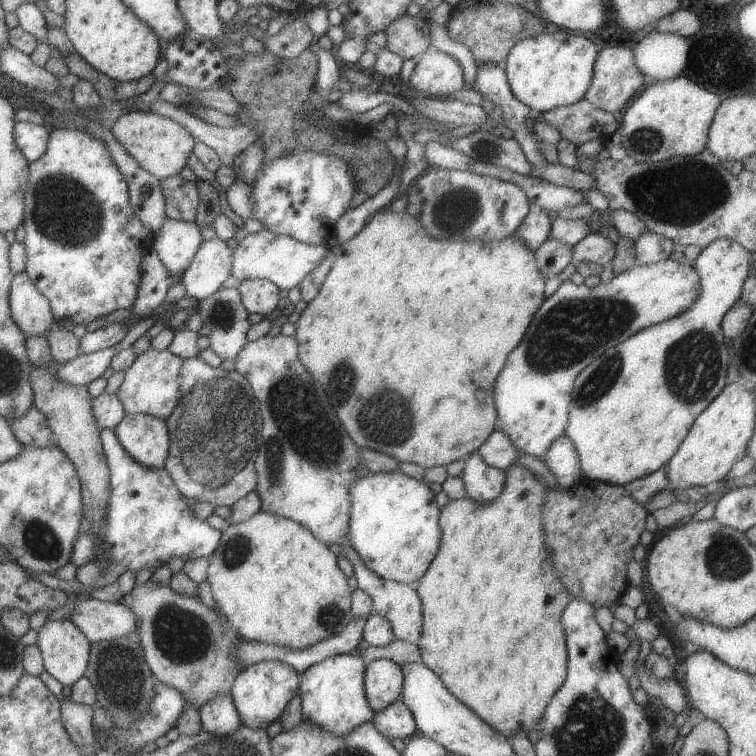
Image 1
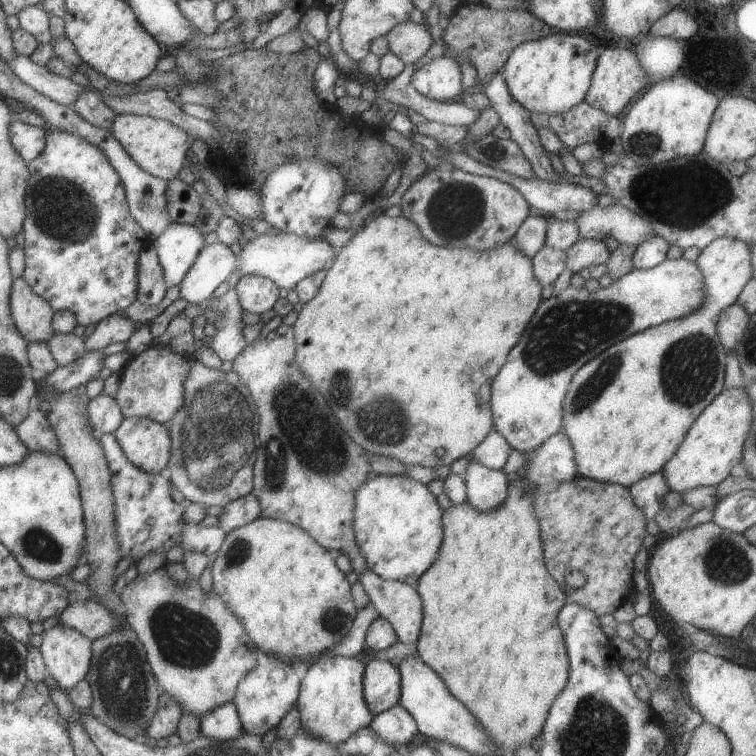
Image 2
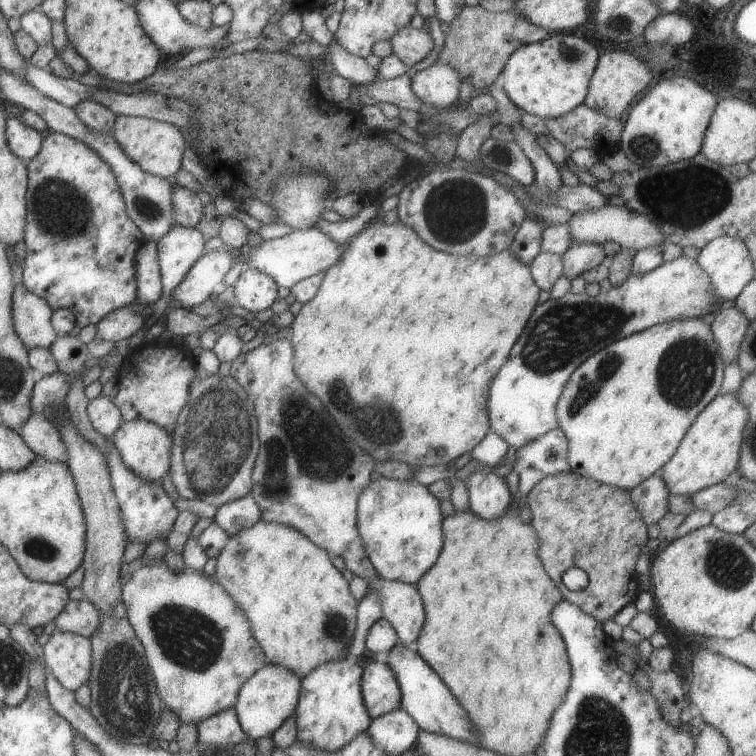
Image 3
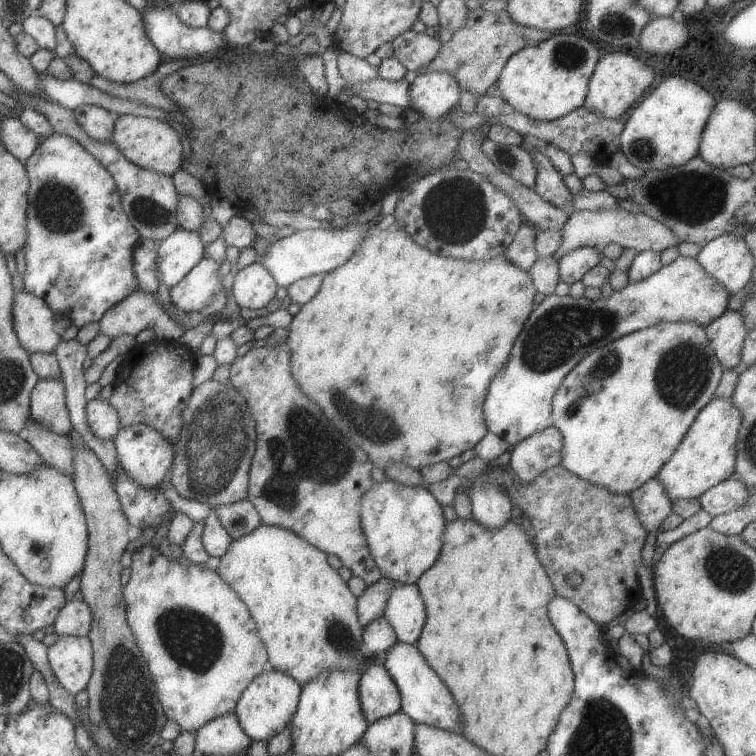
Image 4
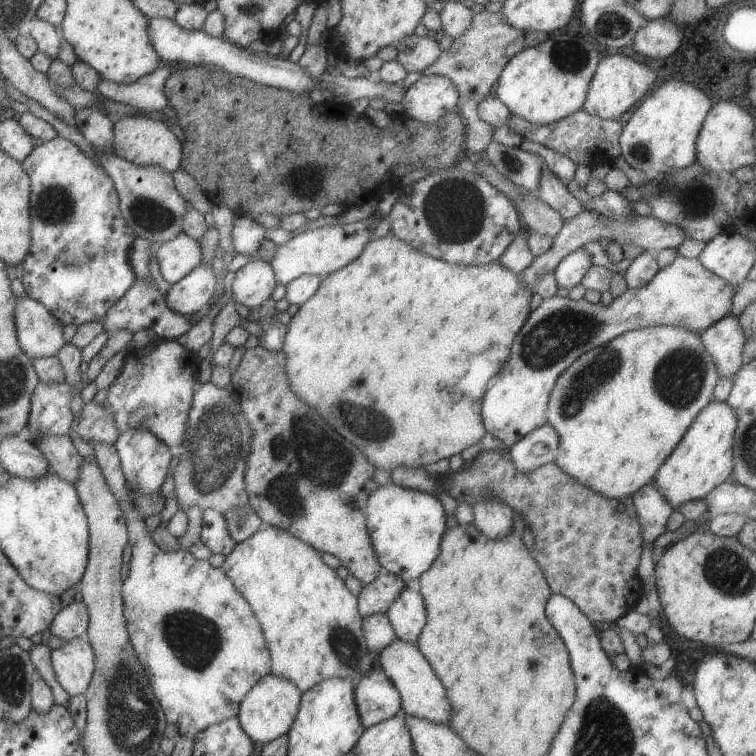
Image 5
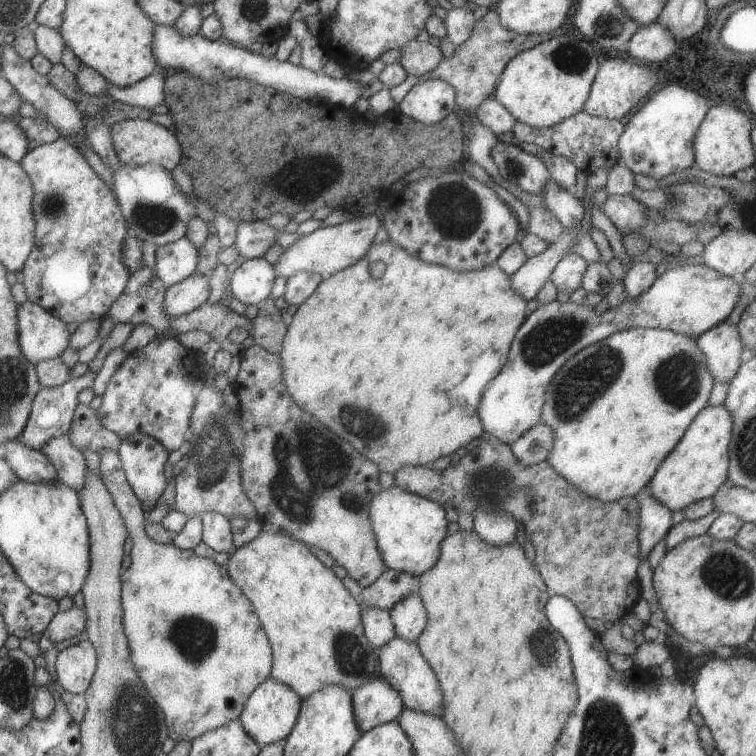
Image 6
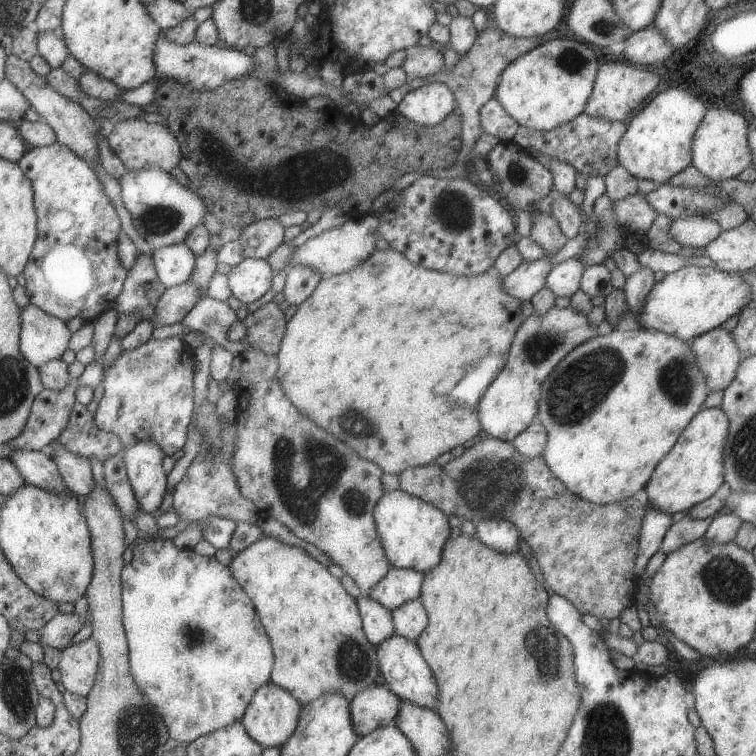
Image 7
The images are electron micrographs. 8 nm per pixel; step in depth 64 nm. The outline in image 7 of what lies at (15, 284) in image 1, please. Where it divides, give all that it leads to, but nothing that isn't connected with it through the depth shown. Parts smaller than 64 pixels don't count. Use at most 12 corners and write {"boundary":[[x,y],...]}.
{"boundary":[[31,303],[20,309],[18,348],[39,368],[61,358],[65,322]]}

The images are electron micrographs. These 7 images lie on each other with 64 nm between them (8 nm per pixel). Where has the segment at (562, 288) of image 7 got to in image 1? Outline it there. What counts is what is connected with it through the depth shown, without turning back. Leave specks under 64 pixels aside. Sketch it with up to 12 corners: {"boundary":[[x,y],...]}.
{"boundary":[[588,232],[571,248],[571,263],[605,266],[615,245]]}

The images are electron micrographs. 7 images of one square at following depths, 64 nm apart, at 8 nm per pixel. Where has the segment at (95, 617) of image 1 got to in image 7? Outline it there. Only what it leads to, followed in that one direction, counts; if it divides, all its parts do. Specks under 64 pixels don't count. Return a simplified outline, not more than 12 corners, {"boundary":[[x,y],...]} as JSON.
{"boundary":[[60,611],[38,631],[39,643],[62,651],[85,617]]}

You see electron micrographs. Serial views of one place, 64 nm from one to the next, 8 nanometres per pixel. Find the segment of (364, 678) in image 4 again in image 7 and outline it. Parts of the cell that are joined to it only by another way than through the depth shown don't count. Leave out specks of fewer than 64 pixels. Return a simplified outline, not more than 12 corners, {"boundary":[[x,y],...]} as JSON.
{"boundary":[[382,681],[349,701],[353,732],[360,737],[387,726],[401,699]]}

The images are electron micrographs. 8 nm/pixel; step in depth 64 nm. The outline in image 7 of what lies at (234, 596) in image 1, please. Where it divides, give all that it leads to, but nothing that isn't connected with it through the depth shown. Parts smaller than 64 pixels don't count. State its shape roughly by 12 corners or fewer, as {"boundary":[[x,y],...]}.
{"boundary":[[262,535],[229,568],[301,706],[380,681],[356,599]]}

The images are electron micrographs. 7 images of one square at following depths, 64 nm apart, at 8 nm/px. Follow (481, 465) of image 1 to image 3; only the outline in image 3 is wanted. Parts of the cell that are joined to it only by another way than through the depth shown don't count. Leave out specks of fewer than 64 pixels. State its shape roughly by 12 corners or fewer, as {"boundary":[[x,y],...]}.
{"boundary":[[475,470],[465,483],[469,511],[483,520],[507,512],[504,477]]}

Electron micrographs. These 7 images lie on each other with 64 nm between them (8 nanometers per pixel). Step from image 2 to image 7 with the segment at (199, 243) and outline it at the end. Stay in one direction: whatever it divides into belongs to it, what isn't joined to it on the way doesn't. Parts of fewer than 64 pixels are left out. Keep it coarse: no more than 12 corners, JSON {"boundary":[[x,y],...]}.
{"boundary":[[184,242],[152,249],[164,288],[185,284],[196,257]]}

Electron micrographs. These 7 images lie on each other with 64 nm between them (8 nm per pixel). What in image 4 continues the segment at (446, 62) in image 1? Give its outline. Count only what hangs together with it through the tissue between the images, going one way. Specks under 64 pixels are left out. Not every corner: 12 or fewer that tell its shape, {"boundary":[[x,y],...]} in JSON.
{"boundary":[[447,71],[419,74],[409,85],[410,108],[435,119],[459,103]]}

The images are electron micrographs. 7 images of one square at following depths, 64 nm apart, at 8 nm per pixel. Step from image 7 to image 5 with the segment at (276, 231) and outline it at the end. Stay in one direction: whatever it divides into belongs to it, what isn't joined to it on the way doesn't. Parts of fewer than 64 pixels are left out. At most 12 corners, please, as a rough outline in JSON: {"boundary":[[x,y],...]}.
{"boundary":[[243,215],[228,231],[235,251],[257,258],[265,228]]}

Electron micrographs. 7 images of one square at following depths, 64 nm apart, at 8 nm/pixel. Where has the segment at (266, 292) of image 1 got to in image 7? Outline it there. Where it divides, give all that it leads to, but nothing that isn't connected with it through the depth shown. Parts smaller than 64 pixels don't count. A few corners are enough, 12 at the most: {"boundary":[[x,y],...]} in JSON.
{"boundary":[[244,257],[226,277],[231,294],[247,305],[269,290],[266,260]]}

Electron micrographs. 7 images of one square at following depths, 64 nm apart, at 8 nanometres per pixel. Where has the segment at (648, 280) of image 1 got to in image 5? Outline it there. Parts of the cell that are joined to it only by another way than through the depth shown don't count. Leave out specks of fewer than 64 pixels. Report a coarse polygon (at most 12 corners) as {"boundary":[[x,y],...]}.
{"boundary":[[679,255],[608,306],[554,295],[487,382],[486,433],[508,450],[547,424],[585,352],[654,325],[699,335],[735,289]]}

